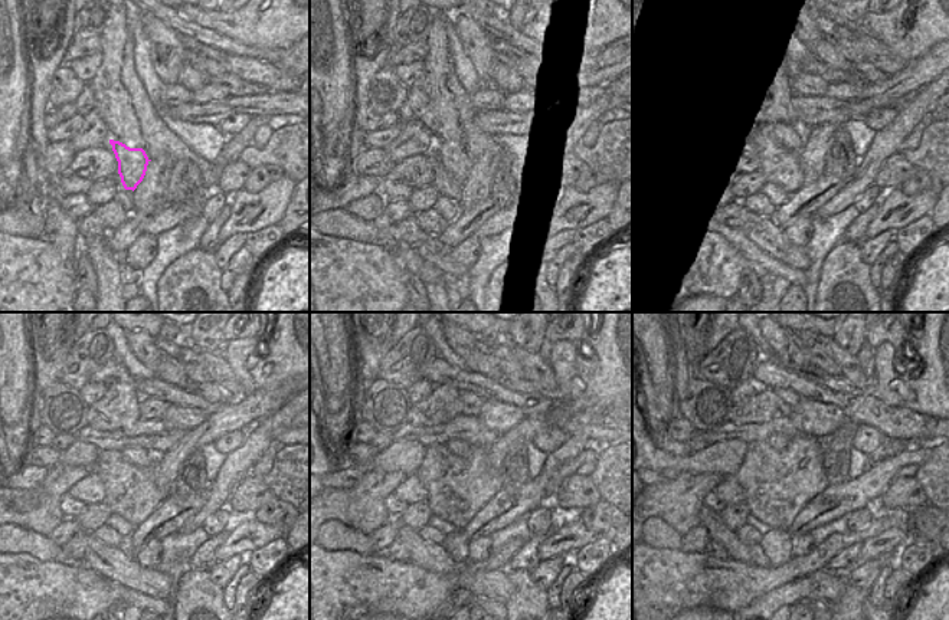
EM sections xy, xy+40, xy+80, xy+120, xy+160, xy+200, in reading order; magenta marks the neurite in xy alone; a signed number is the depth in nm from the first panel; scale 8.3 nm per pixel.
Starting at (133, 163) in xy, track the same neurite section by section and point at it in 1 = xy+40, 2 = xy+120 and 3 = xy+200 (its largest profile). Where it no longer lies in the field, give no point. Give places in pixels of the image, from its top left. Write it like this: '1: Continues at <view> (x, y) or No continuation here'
1: Continues at xy+40 (454, 157)
2: Continues at xy+120 (146, 459)
3: Continues at xy+200 (778, 442).

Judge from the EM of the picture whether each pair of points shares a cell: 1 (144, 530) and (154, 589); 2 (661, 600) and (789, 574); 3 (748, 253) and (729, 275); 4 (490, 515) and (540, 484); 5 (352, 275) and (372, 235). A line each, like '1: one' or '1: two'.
1: two
2: one
3: two
4: one
5: two

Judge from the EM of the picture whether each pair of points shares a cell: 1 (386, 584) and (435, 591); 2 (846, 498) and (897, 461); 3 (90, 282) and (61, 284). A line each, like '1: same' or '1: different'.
1: same
2: same
3: different

